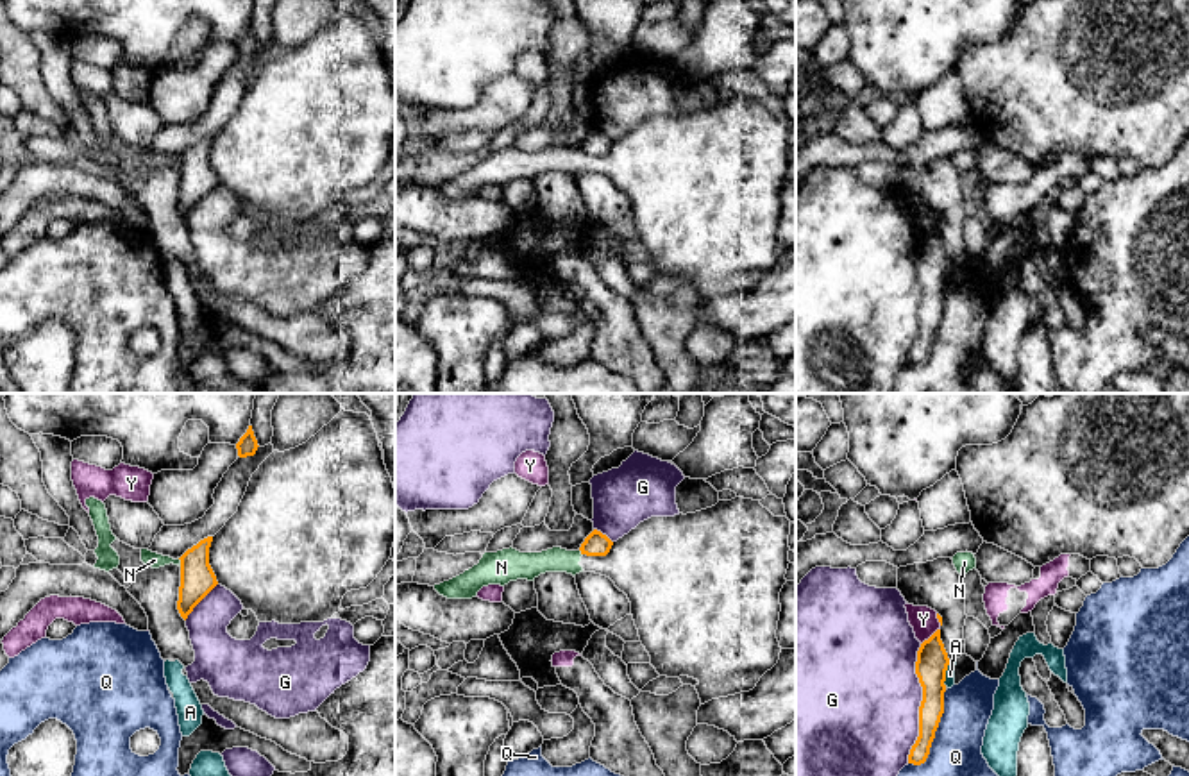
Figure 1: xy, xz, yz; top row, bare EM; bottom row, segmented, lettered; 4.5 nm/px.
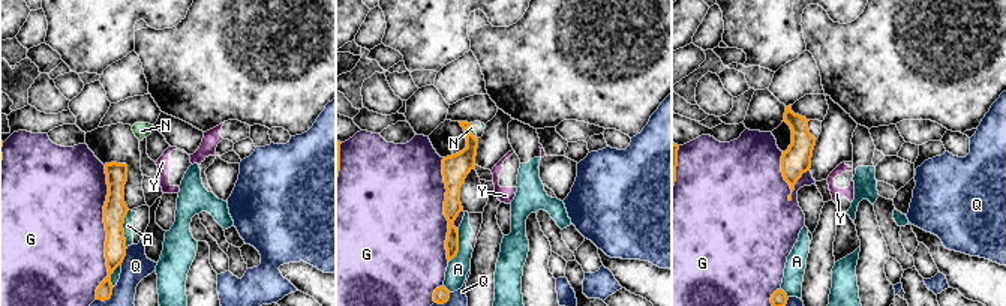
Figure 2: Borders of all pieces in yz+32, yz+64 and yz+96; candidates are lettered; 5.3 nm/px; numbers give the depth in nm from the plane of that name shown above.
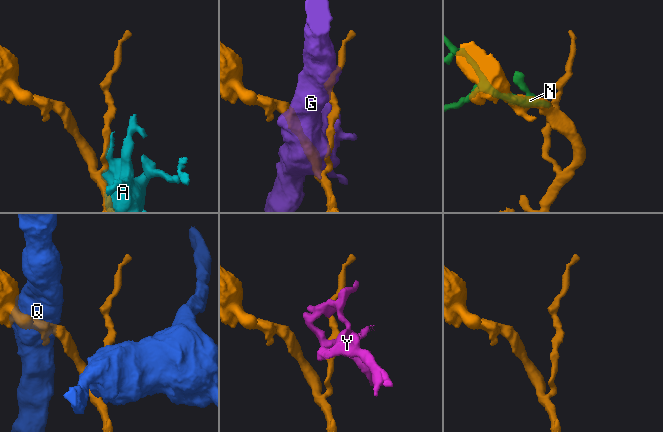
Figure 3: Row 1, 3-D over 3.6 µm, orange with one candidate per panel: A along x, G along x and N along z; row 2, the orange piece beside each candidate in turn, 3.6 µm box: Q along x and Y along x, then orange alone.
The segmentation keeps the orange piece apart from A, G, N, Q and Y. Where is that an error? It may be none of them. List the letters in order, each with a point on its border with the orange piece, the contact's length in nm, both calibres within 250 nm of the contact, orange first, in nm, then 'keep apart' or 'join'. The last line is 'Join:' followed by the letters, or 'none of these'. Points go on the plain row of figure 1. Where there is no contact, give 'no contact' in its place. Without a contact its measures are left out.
A: meets orange in yz at (944, 272); contact 120 nm long; 140 nm thick on the orange side, 50 nm on the other; keep apart
G: meets orange in yz at (921, 303); contact 550 nm long; 140 nm thick on the orange side, 480 nm on the other; keep apart
N: meets orange in xy at (181, 161); contact 40 nm long; 160 nm thick on the orange side, 70 nm on the other; keep apart
Q: meets orange in yz at (934, 333); contact 380 nm long; 120 nm thick on the orange side, 340 nm on the other; keep apart
Y: meets orange in yz at (932, 235); contact 120 nm long; 140 nm thick on the orange side, 120 nm on the other; keep apart
Join: none of these

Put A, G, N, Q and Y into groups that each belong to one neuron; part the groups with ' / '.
A / G / N / Q / Y

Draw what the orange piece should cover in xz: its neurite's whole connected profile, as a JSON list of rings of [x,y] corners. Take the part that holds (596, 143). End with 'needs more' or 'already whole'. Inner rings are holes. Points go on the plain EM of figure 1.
[[[594,129],[585,138],[579,150],[581,150],[581,154],[586,154],[586,156],[606,156],[610,152],[611,145],[613,145],[613,141],[606,134]]]; already whole

